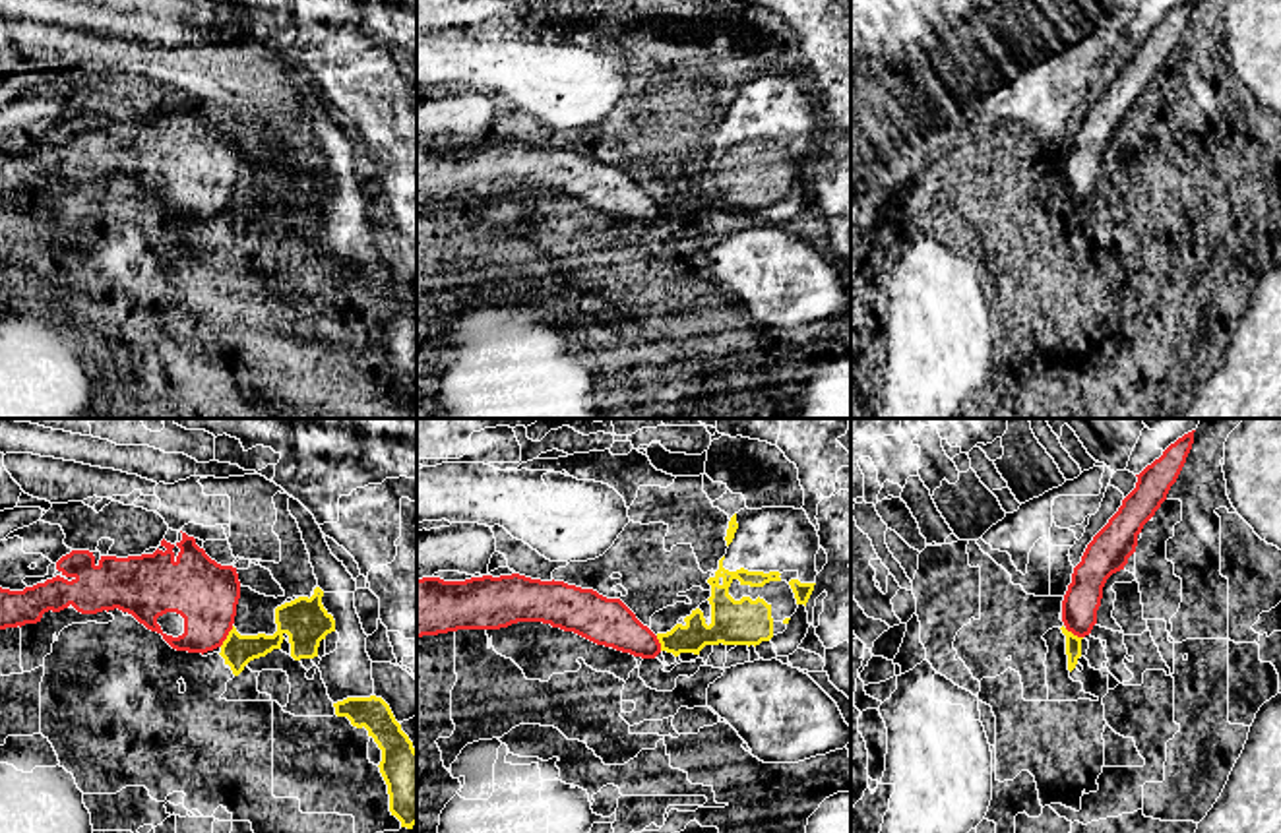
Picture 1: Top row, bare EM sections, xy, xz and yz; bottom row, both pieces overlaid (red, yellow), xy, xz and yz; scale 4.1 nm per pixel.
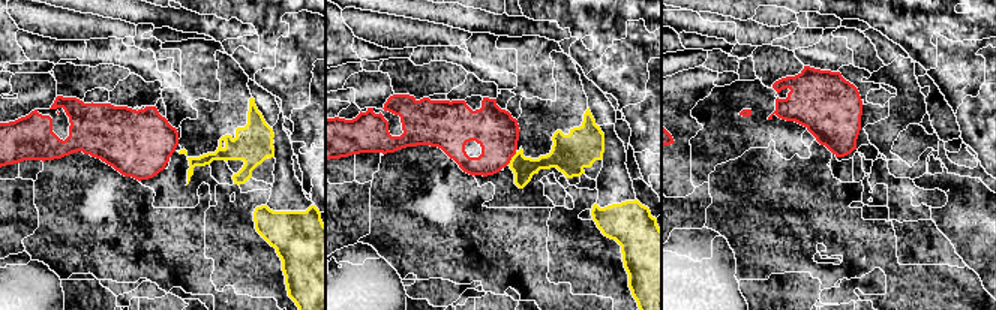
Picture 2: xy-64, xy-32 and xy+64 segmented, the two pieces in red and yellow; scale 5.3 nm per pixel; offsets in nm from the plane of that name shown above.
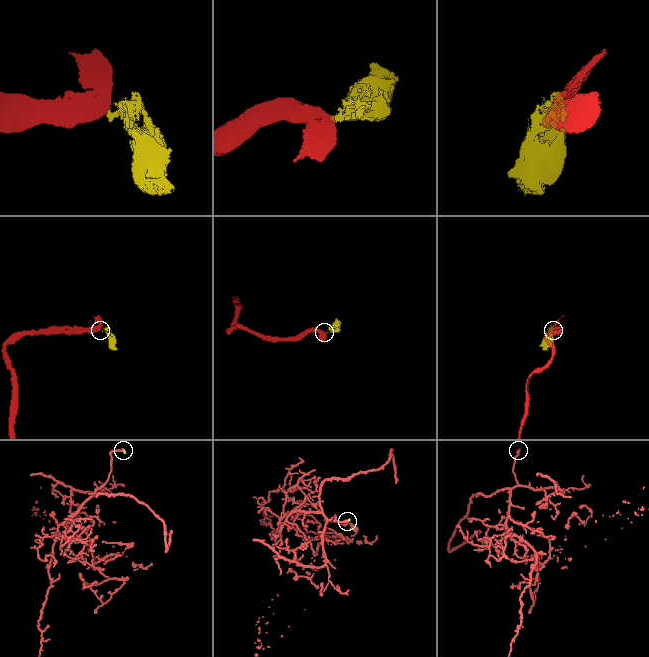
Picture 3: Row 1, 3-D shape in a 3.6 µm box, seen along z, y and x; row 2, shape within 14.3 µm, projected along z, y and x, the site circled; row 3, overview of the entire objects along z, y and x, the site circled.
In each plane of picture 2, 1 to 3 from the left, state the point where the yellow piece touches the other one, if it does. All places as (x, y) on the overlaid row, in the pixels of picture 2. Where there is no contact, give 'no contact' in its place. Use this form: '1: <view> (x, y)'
1: no contact
2: xy-32 (512, 156)
3: no contact

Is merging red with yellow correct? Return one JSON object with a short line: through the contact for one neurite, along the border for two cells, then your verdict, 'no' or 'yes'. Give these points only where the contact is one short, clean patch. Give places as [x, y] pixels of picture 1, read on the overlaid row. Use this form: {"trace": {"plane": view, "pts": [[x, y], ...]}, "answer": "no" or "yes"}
{"trace": {"plane": "xy", "pts": [[233, 626], [219, 646]]}, "answer": "no"}

